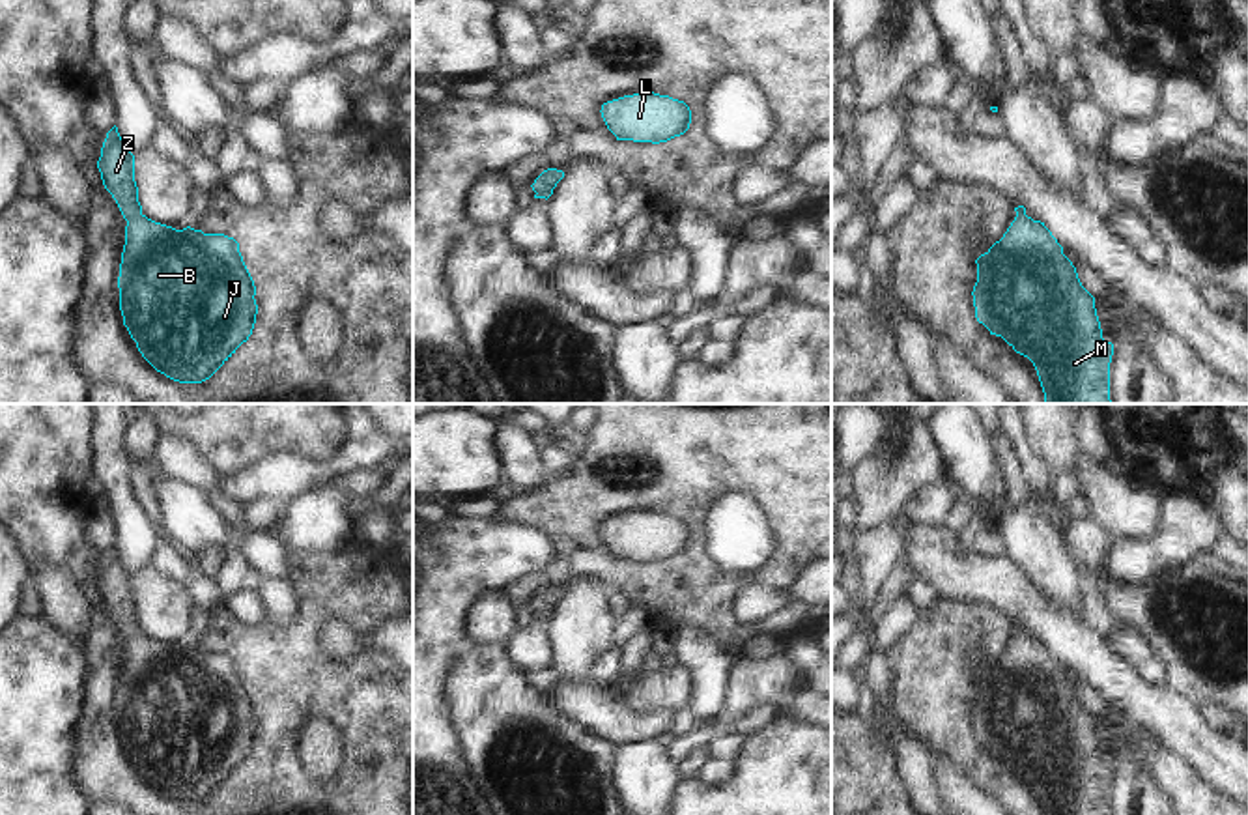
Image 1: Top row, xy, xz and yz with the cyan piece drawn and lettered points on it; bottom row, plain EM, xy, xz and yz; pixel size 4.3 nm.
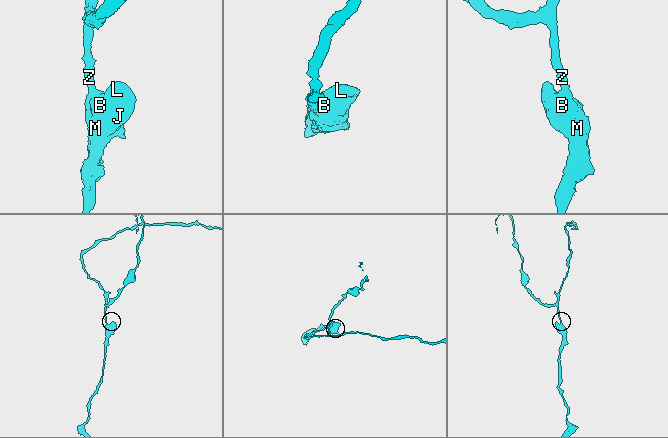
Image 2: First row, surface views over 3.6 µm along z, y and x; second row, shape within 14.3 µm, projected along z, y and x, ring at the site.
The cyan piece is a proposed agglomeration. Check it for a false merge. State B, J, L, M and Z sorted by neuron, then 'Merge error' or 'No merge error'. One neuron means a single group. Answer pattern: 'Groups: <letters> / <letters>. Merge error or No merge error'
Groups: B J L M Z. No merge error.

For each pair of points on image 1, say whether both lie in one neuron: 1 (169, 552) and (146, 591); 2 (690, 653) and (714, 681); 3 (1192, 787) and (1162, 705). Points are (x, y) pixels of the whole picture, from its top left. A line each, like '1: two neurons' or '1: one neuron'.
1: two neurons
2: one neuron
3: two neurons

